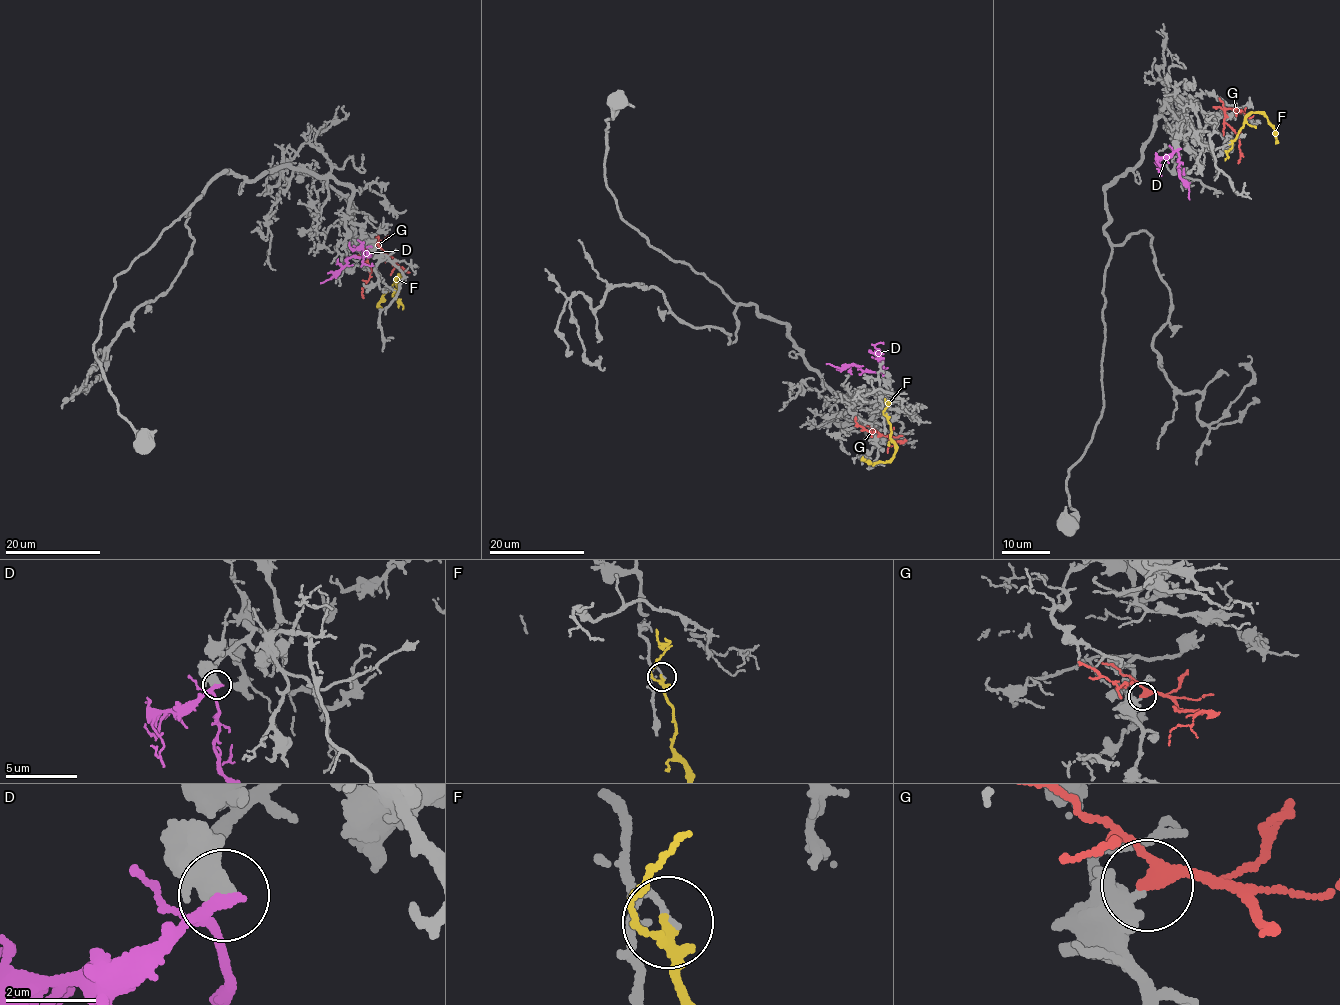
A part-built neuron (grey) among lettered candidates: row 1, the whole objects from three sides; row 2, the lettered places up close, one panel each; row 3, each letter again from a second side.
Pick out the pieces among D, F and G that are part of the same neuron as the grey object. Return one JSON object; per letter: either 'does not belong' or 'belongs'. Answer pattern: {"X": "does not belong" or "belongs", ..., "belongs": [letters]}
{"D": "does not belong", "F": "does not belong", "G": "belongs", "belongs": ["G"]}

